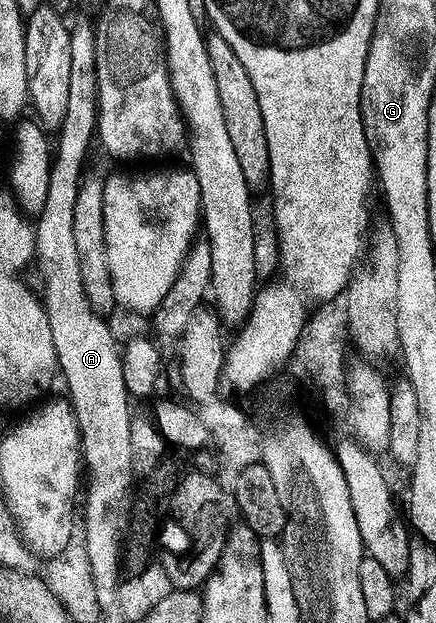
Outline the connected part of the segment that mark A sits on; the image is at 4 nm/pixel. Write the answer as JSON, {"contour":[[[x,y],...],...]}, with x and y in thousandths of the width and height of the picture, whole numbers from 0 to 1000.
{"contour":[[[206,26],[202,29],[200,27],[177,29],[172,34],[172,40],[170,40],[170,34],[167,34],[167,39],[161,42],[161,50],[163,50],[163,67],[158,69],[158,172],[149,178],[149,191],[144,193],[142,201],[135,204],[135,207],[131,210],[131,218],[135,218],[135,242],[133,242],[133,236],[131,236],[131,241],[124,244],[122,257],[117,260],[117,268],[115,268],[117,279],[112,281],[110,313],[103,318],[103,329],[101,329],[99,335],[85,342],[85,352],[89,352],[89,355],[85,353],[85,360],[80,361],[80,419],[85,421],[85,427],[89,425],[92,441],[99,443],[99,470],[96,470],[96,464],[94,464],[94,482],[96,482],[101,496],[108,498],[108,510],[112,512],[112,531],[122,531],[122,557],[126,559],[126,573],[135,579],[133,597],[140,600],[142,610],[144,610],[144,605],[149,610],[154,610],[154,631],[156,632],[151,631],[151,636],[158,639],[163,652],[172,655],[172,671],[177,673],[177,679],[181,681],[181,692],[186,697],[186,740],[188,740],[188,745],[195,748],[197,770],[200,770],[200,766],[204,770],[209,770],[209,774],[204,774],[202,778],[200,778],[200,774],[195,778],[195,798],[197,798],[197,791],[200,791],[200,812],[195,812],[193,817],[188,812],[186,828],[190,830],[190,833],[195,836],[197,864],[202,867],[204,900],[209,902],[209,910],[213,910],[213,934],[218,934],[218,937],[220,937],[222,961],[229,965],[229,968],[236,974],[250,974],[250,971],[261,973],[268,965],[266,952],[271,950],[275,937],[278,937],[278,925],[273,926],[273,884],[275,884],[275,891],[278,891],[278,883],[284,880],[284,875],[287,875],[287,864],[294,859],[294,843],[300,838],[300,825],[303,825],[305,777],[300,778],[300,729],[305,729],[305,719],[298,711],[298,701],[300,701],[300,698],[298,698],[298,673],[305,668],[305,658],[300,658],[298,647],[303,648],[303,645],[296,642],[296,632],[291,629],[291,623],[287,621],[287,602],[282,600],[282,570],[278,565],[275,549],[264,546],[259,531],[252,530],[252,525],[248,522],[248,510],[243,507],[239,507],[239,504],[225,502],[222,499],[213,499],[213,493],[204,486],[204,474],[195,474],[195,454],[186,454],[186,416],[177,416],[177,390],[167,385],[167,332],[177,332],[177,307],[181,305],[181,300],[186,295],[186,283],[188,283],[188,278],[193,276],[193,273],[188,274],[188,271],[190,271],[190,262],[195,258],[195,252],[200,249],[200,236],[202,236],[206,226],[213,226],[213,218],[220,215],[220,210],[222,210],[222,180],[227,175],[227,167],[222,165],[222,101],[218,100],[218,43],[216,43],[211,29]]]}

